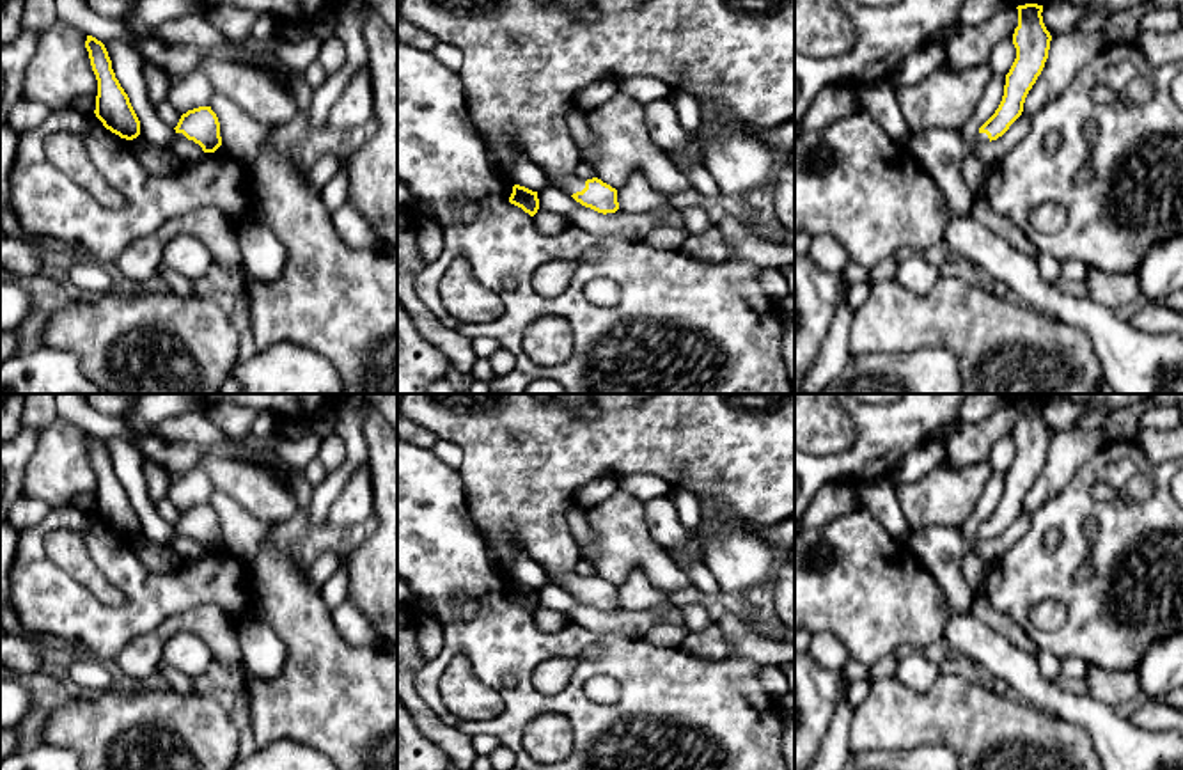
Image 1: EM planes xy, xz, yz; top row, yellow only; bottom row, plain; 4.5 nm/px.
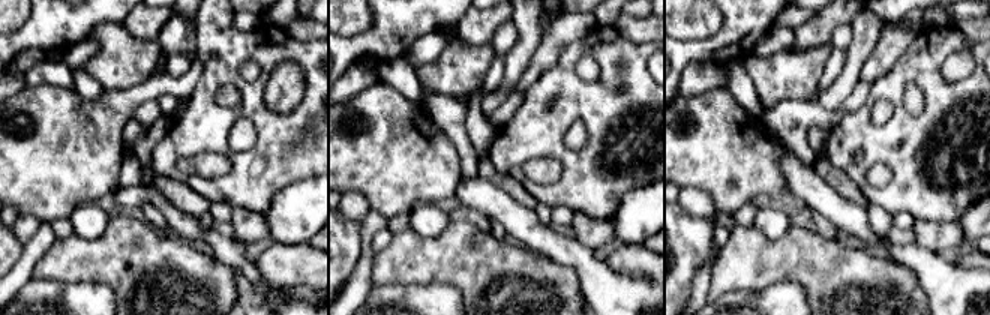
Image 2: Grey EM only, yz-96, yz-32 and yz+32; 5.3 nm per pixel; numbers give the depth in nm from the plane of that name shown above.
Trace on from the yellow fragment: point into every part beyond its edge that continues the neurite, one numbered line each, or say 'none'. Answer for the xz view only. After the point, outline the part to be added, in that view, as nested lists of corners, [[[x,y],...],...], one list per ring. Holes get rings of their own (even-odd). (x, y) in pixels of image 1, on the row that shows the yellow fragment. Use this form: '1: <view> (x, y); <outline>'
1: xz (571, 185); [[[568,177],[568,179],[552,179],[550,185],[560,188],[564,193],[573,195],[585,188],[585,179],[580,177]]]

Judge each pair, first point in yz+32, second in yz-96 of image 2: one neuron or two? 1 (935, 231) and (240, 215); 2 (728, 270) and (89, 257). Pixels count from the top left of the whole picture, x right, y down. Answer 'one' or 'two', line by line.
1: one
2: one

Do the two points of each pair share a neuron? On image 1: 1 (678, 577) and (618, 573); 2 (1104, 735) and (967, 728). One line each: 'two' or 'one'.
1: one
2: two

